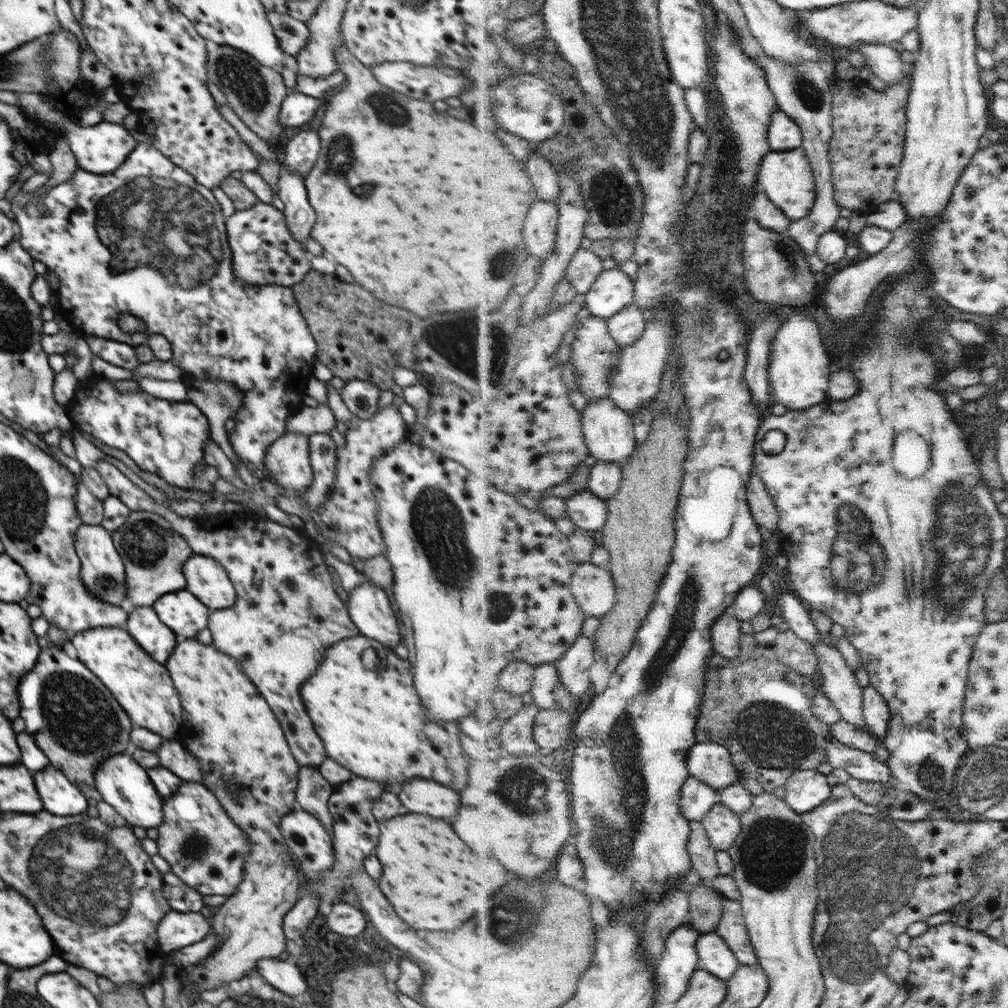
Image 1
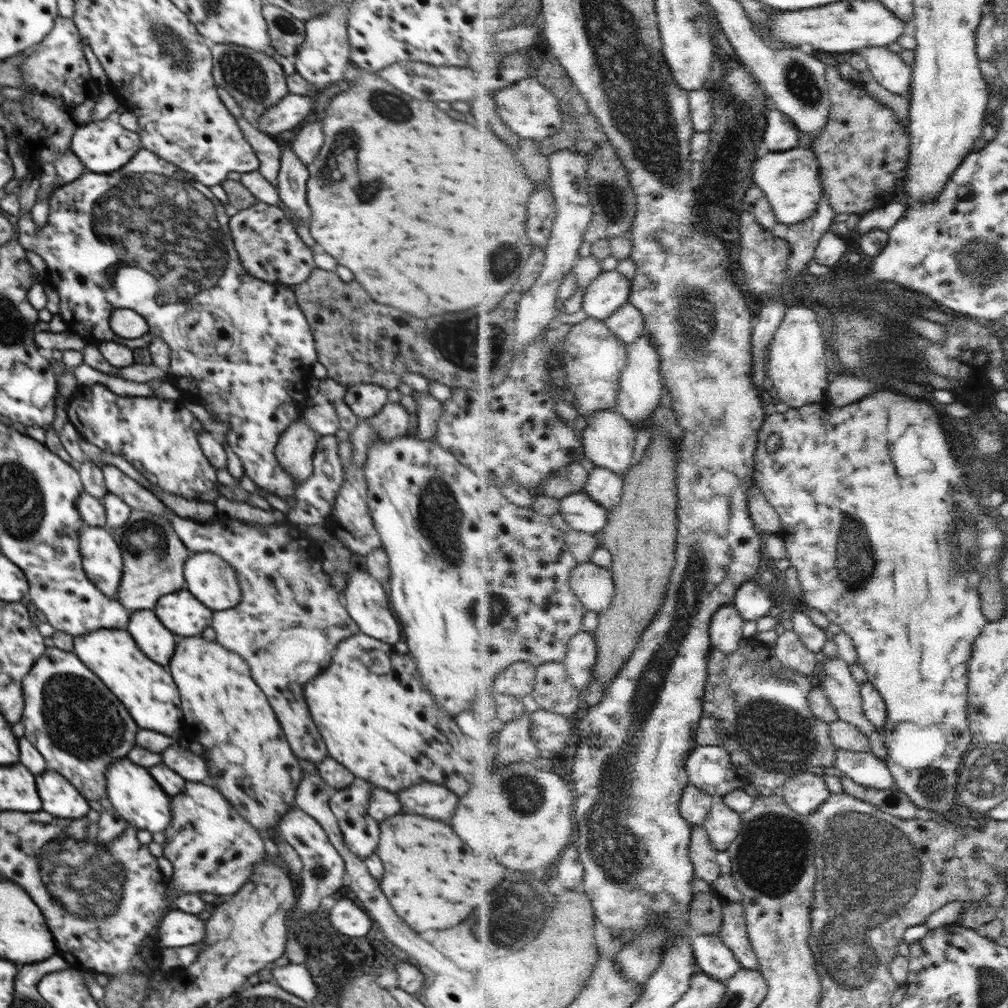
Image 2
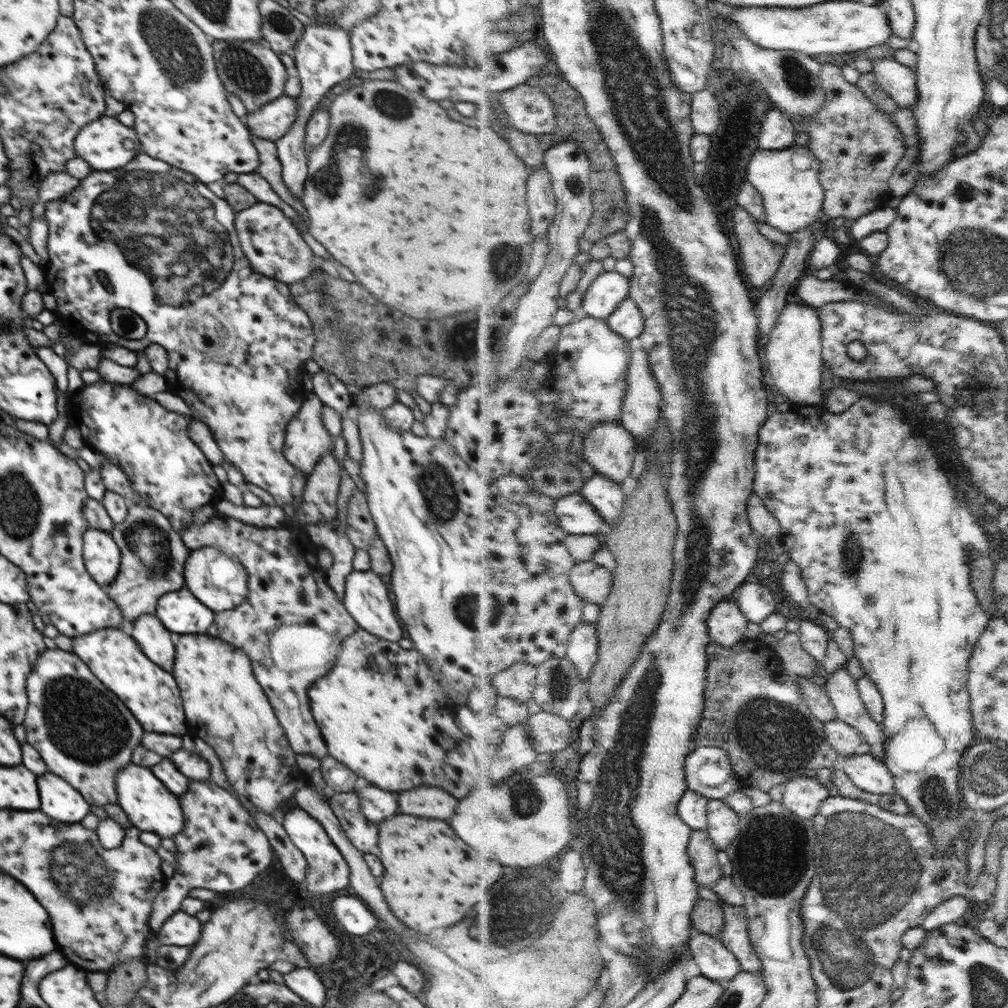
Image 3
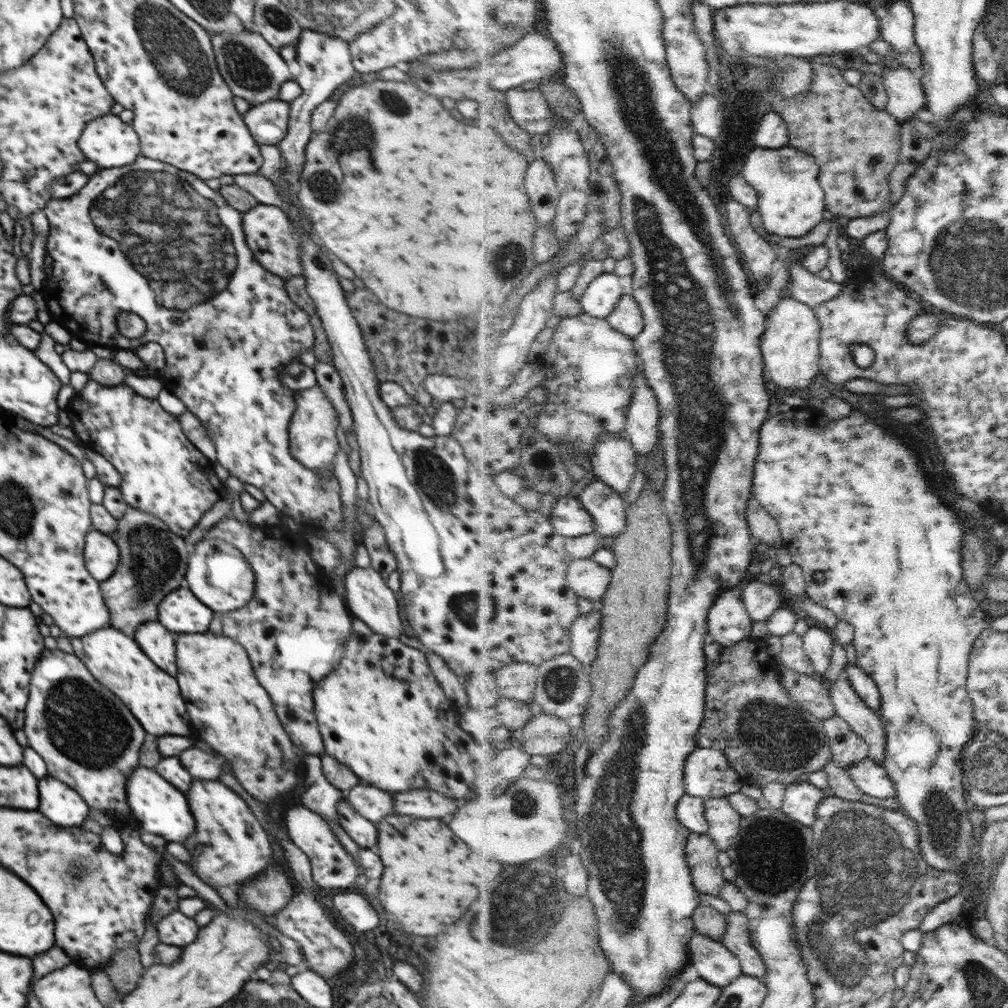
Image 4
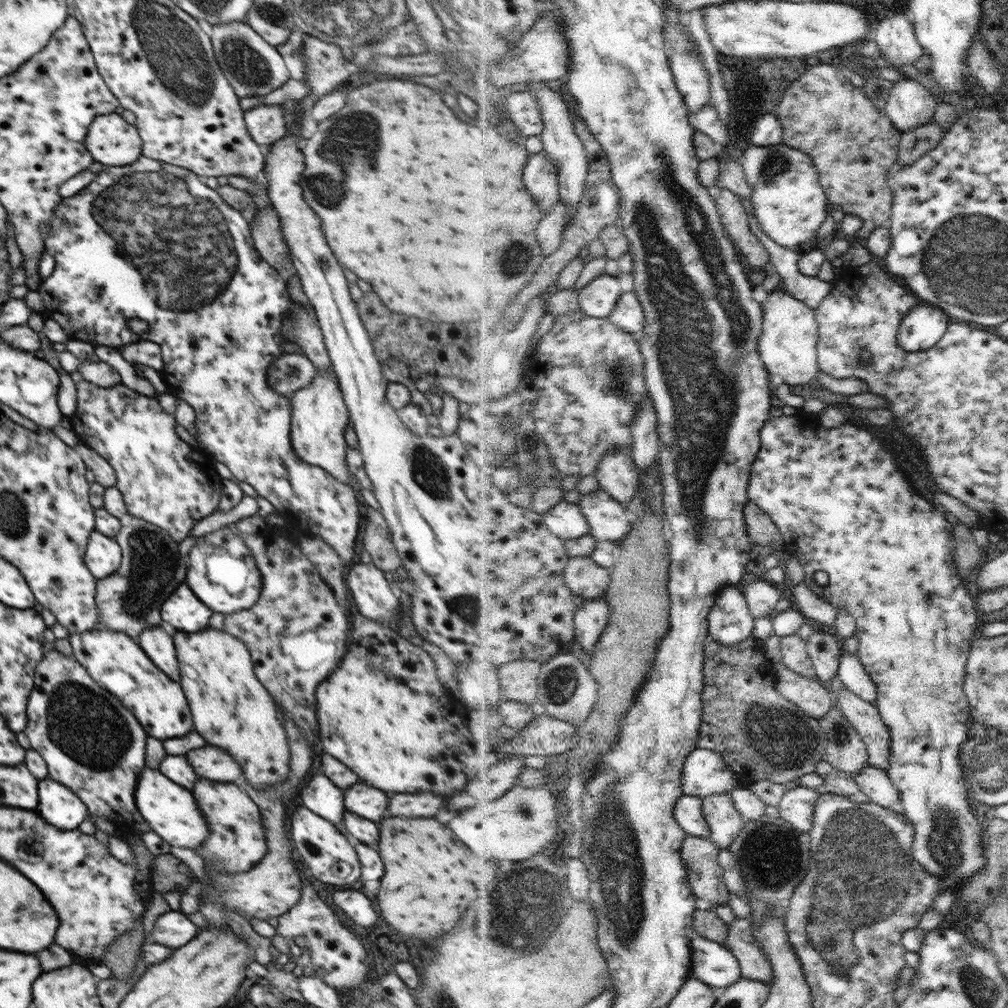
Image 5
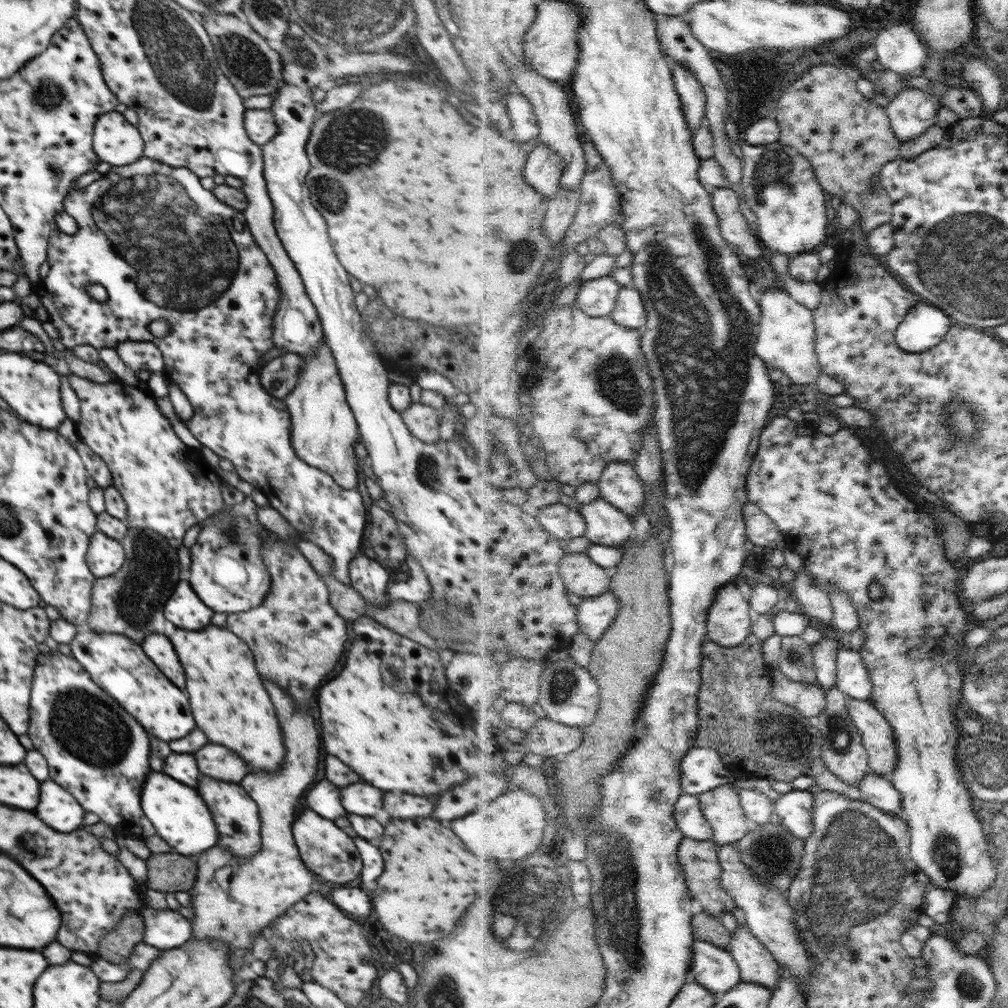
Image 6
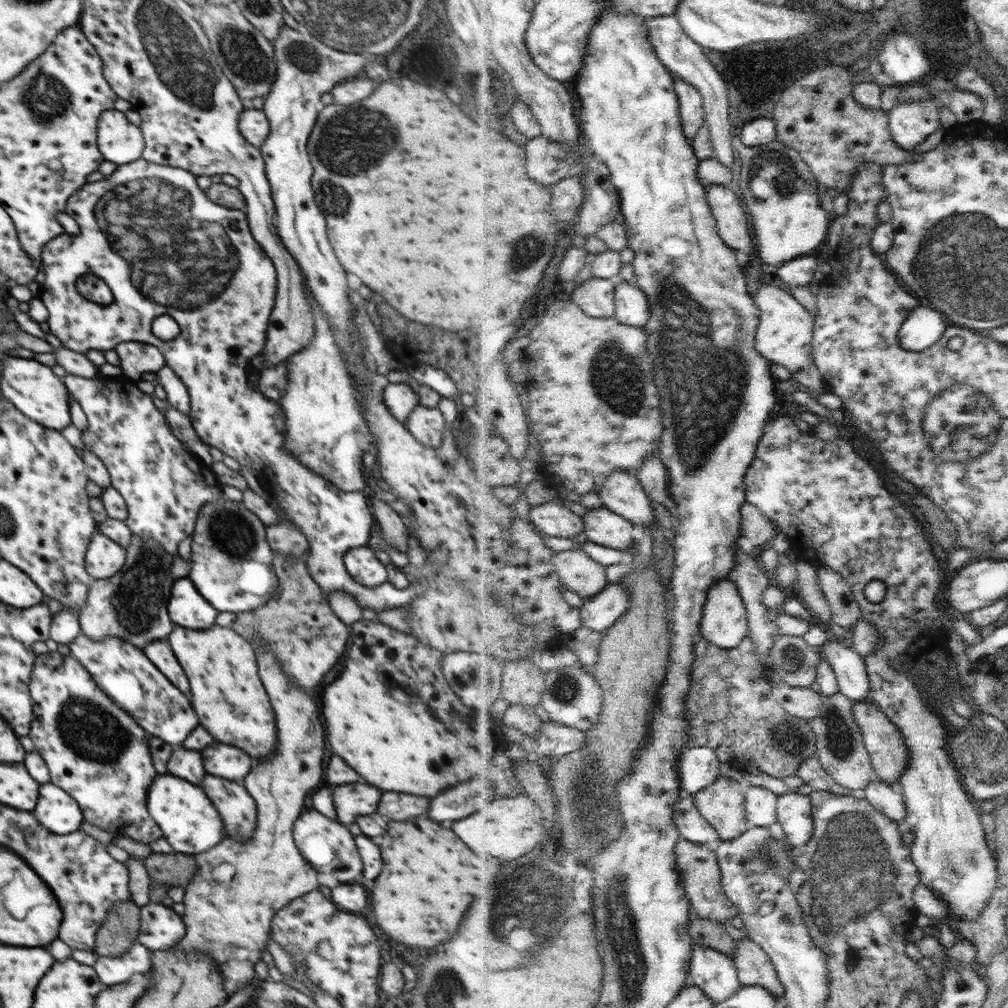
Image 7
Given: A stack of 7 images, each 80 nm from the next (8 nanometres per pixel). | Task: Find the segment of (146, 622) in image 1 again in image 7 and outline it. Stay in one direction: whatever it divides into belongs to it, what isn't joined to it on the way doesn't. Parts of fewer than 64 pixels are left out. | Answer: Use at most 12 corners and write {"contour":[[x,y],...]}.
{"contour":[[166,642],[143,650],[186,698],[192,698],[188,678]]}

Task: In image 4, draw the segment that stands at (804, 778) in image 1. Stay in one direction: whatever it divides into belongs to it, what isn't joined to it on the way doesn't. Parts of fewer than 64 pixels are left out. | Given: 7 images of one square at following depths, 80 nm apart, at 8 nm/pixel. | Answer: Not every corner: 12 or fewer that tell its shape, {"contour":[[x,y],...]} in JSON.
{"contour":[[814,784],[787,787],[781,809],[813,827],[826,797]]}

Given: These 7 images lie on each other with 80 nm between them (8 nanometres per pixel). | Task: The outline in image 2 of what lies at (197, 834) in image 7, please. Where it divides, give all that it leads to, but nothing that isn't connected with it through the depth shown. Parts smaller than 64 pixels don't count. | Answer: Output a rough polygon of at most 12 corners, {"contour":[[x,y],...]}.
{"contour":[[108,767],[109,801],[130,826],[165,832],[171,797],[146,767]]}

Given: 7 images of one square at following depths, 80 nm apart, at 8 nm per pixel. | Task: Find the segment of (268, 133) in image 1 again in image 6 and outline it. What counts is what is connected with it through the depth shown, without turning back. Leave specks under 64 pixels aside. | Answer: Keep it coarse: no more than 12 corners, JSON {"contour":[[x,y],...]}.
{"contour":[[243,16],[198,18],[240,97],[272,95],[281,55]]}

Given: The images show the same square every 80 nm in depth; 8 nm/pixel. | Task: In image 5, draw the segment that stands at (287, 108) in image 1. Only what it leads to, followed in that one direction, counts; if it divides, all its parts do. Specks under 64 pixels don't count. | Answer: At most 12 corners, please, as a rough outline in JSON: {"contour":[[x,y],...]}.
{"contour":[[280,104],[258,105],[243,117],[263,147],[286,134]]}

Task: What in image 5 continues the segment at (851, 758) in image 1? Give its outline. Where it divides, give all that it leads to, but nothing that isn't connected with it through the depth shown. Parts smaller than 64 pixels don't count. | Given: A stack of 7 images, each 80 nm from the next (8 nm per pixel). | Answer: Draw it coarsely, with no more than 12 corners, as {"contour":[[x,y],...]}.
{"contour":[[869,763],[855,779],[875,803],[892,808],[900,789]]}

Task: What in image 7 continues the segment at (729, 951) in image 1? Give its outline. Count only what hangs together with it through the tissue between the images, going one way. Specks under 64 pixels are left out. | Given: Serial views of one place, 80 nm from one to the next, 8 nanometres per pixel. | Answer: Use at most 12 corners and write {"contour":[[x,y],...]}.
{"contour":[[696,943],[691,982],[717,1003],[744,986],[735,957]]}

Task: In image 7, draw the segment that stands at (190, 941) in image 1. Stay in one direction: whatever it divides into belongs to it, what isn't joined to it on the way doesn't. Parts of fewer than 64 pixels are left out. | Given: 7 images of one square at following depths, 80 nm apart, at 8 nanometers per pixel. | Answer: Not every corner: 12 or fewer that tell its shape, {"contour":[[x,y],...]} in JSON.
{"contour":[[161,903],[140,907],[137,943],[172,949],[186,936],[182,916]]}

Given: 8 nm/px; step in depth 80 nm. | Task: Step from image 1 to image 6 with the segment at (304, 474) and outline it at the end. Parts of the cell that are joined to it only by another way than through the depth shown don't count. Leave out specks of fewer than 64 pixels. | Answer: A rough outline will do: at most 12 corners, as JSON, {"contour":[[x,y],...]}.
{"contour":[[325,337],[282,399],[295,454],[357,489],[358,423]]}

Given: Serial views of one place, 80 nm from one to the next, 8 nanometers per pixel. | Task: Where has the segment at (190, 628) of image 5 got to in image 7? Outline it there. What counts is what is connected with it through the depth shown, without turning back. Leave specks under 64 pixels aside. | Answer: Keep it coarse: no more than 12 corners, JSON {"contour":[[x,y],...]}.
{"contour":[[187,576],[175,580],[168,612],[174,624],[210,628],[219,613]]}

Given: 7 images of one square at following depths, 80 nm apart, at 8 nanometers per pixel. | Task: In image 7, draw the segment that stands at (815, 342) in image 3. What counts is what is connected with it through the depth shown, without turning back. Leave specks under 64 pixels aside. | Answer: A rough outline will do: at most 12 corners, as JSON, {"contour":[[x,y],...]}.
{"contour":[[764,284],[758,350],[803,388],[827,392],[815,314]]}

